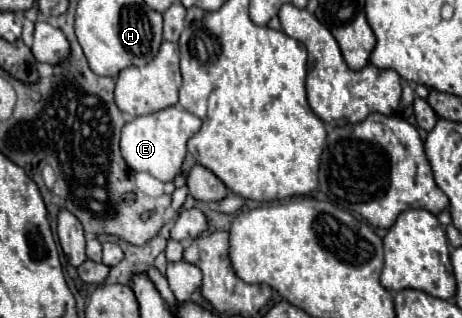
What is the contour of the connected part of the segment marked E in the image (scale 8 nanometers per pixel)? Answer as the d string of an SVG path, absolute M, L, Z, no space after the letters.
M178 105L136 117L122 129L122 139L120 139L122 157L134 171L146 171L160 181L174 181L186 155L186 141L200 129L200 125L202 121L196 115L184 111Z

